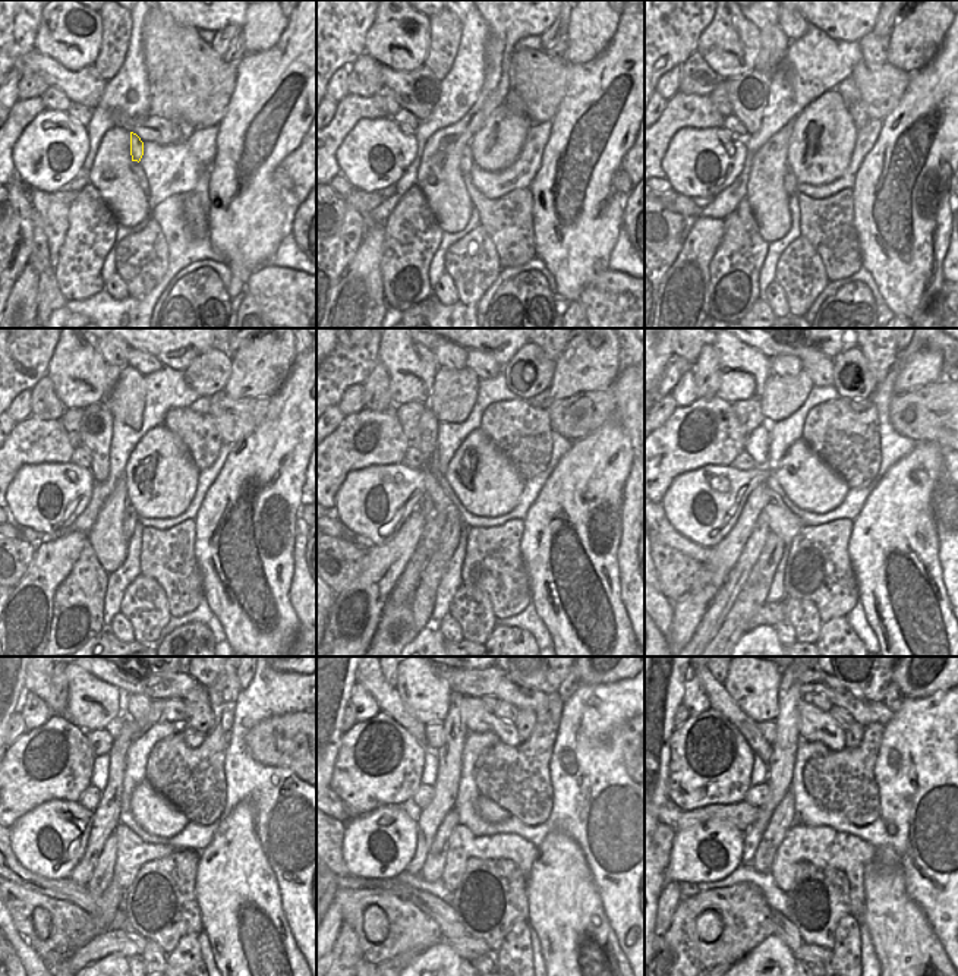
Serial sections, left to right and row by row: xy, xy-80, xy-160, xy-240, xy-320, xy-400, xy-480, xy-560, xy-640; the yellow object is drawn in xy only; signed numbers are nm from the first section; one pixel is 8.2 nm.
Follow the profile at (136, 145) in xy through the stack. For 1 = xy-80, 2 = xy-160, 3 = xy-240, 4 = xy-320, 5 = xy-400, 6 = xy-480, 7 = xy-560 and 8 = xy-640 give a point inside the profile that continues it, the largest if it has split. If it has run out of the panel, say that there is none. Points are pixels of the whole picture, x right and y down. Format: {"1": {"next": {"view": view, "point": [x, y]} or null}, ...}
{"1": {"next": {"view": "xy-80", "point": [466, 154]}}, "2": {"next": {"view": "xy-160", "point": [790, 182]}}, "3": {"next": {"view": "xy-240", "point": [131, 516]}}, "4": {"next": {"view": "xy-320", "point": [424, 600]}}, "5": {"next": {"view": "xy-400", "point": [752, 597]}}, "6": {"next": {"view": "xy-480", "point": [107, 904]}}, "7": {"next": null}, "8": {"next": null}}

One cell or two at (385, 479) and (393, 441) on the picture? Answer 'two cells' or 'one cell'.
two cells

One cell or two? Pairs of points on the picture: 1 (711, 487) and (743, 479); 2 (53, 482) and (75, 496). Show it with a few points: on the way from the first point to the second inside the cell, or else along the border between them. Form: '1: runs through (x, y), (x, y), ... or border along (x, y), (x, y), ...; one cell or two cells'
1: runs through (718, 487), (736, 485); one cell
2: runs through (59, 487), (69, 494); one cell

